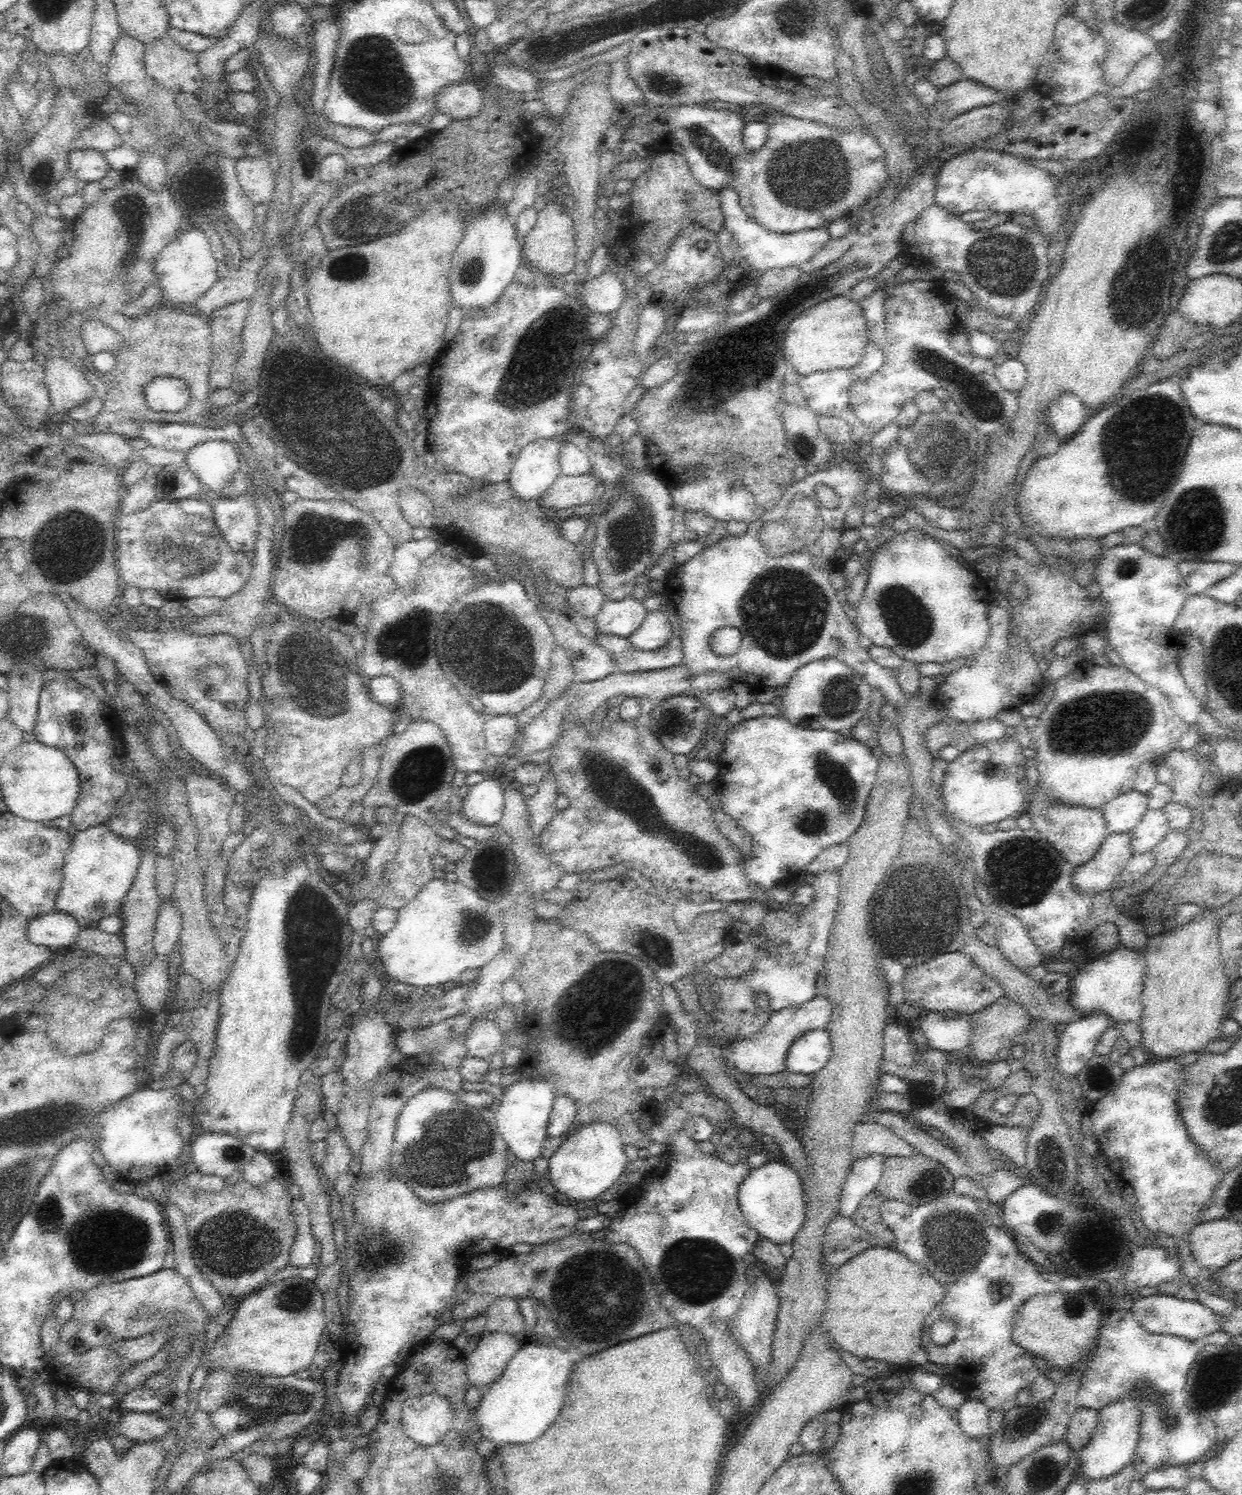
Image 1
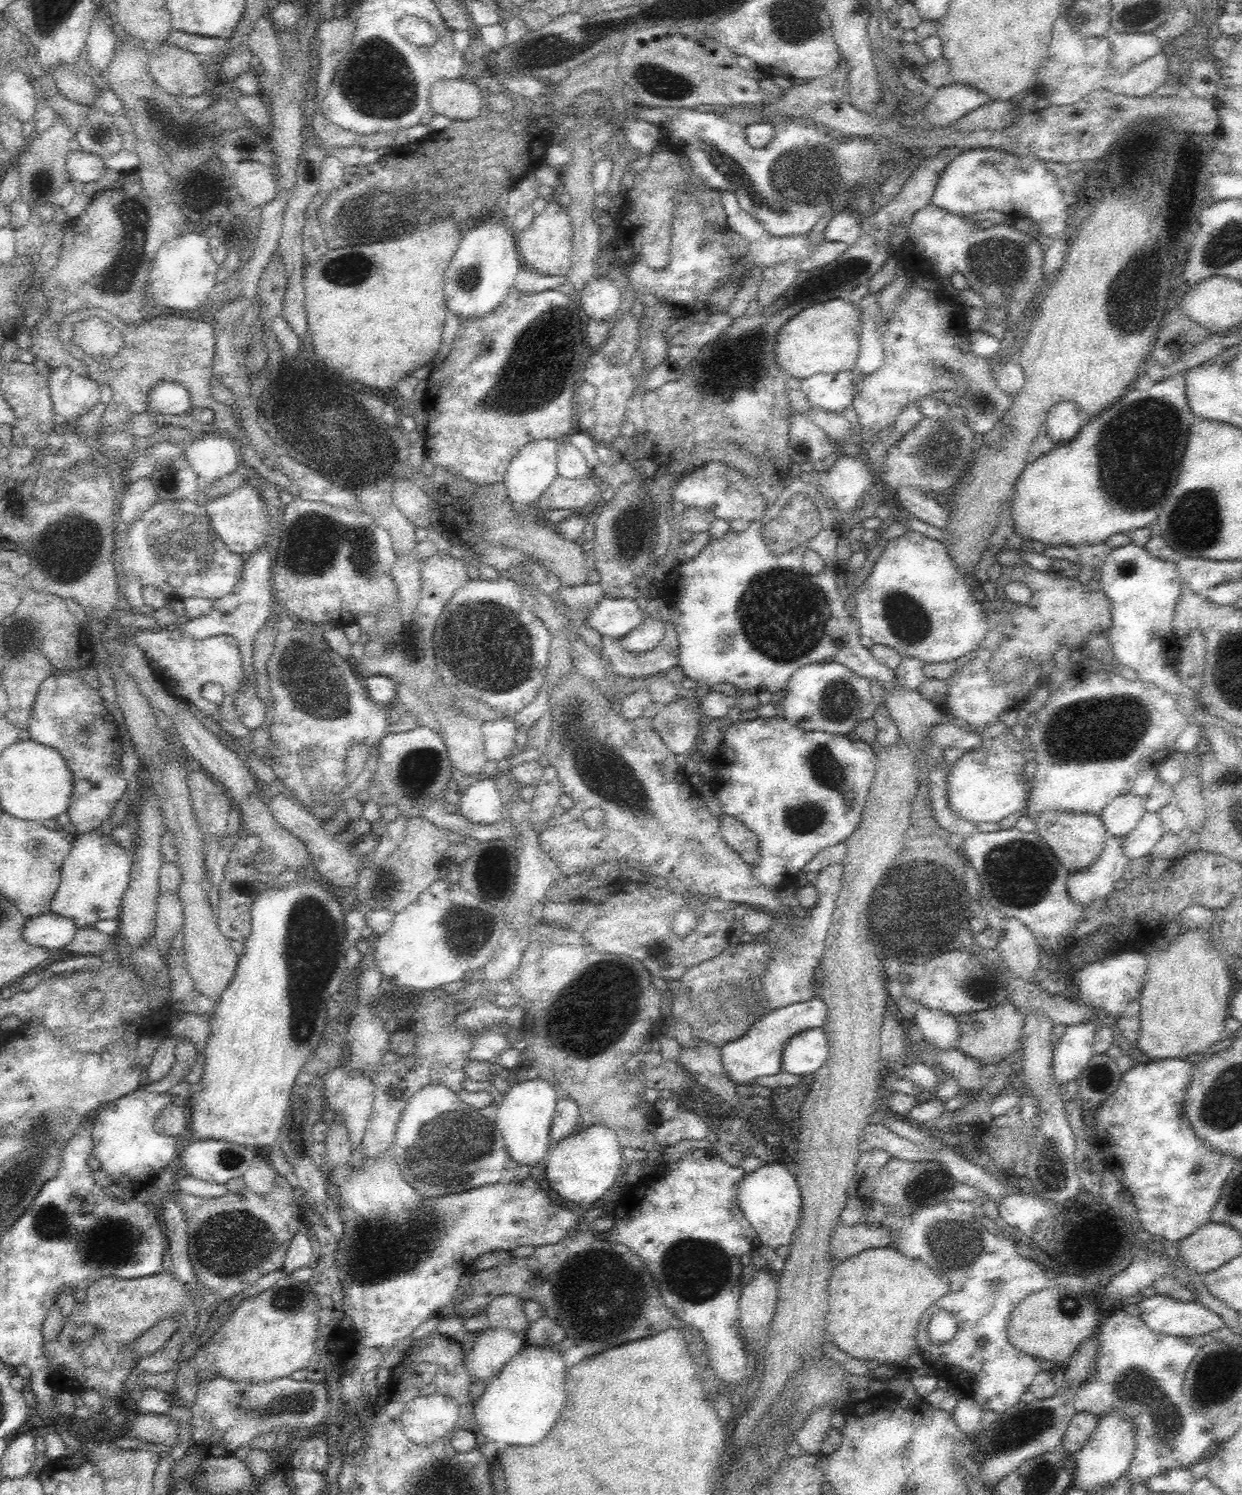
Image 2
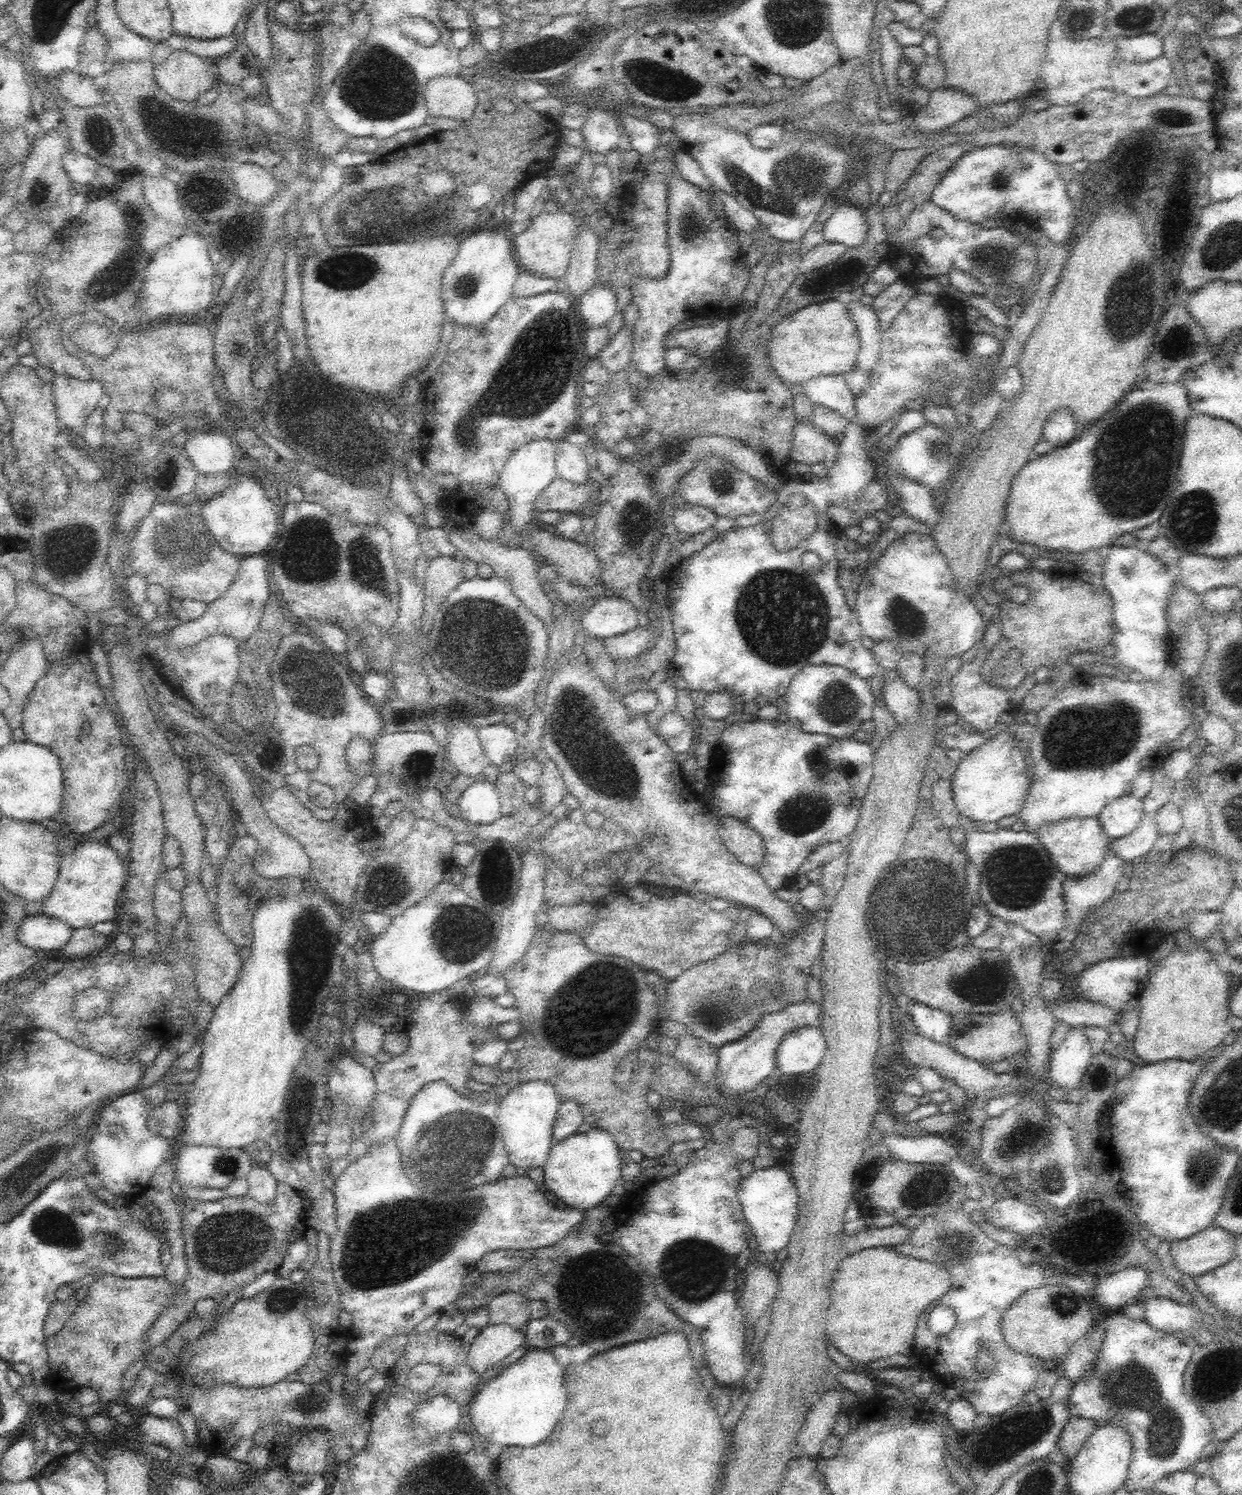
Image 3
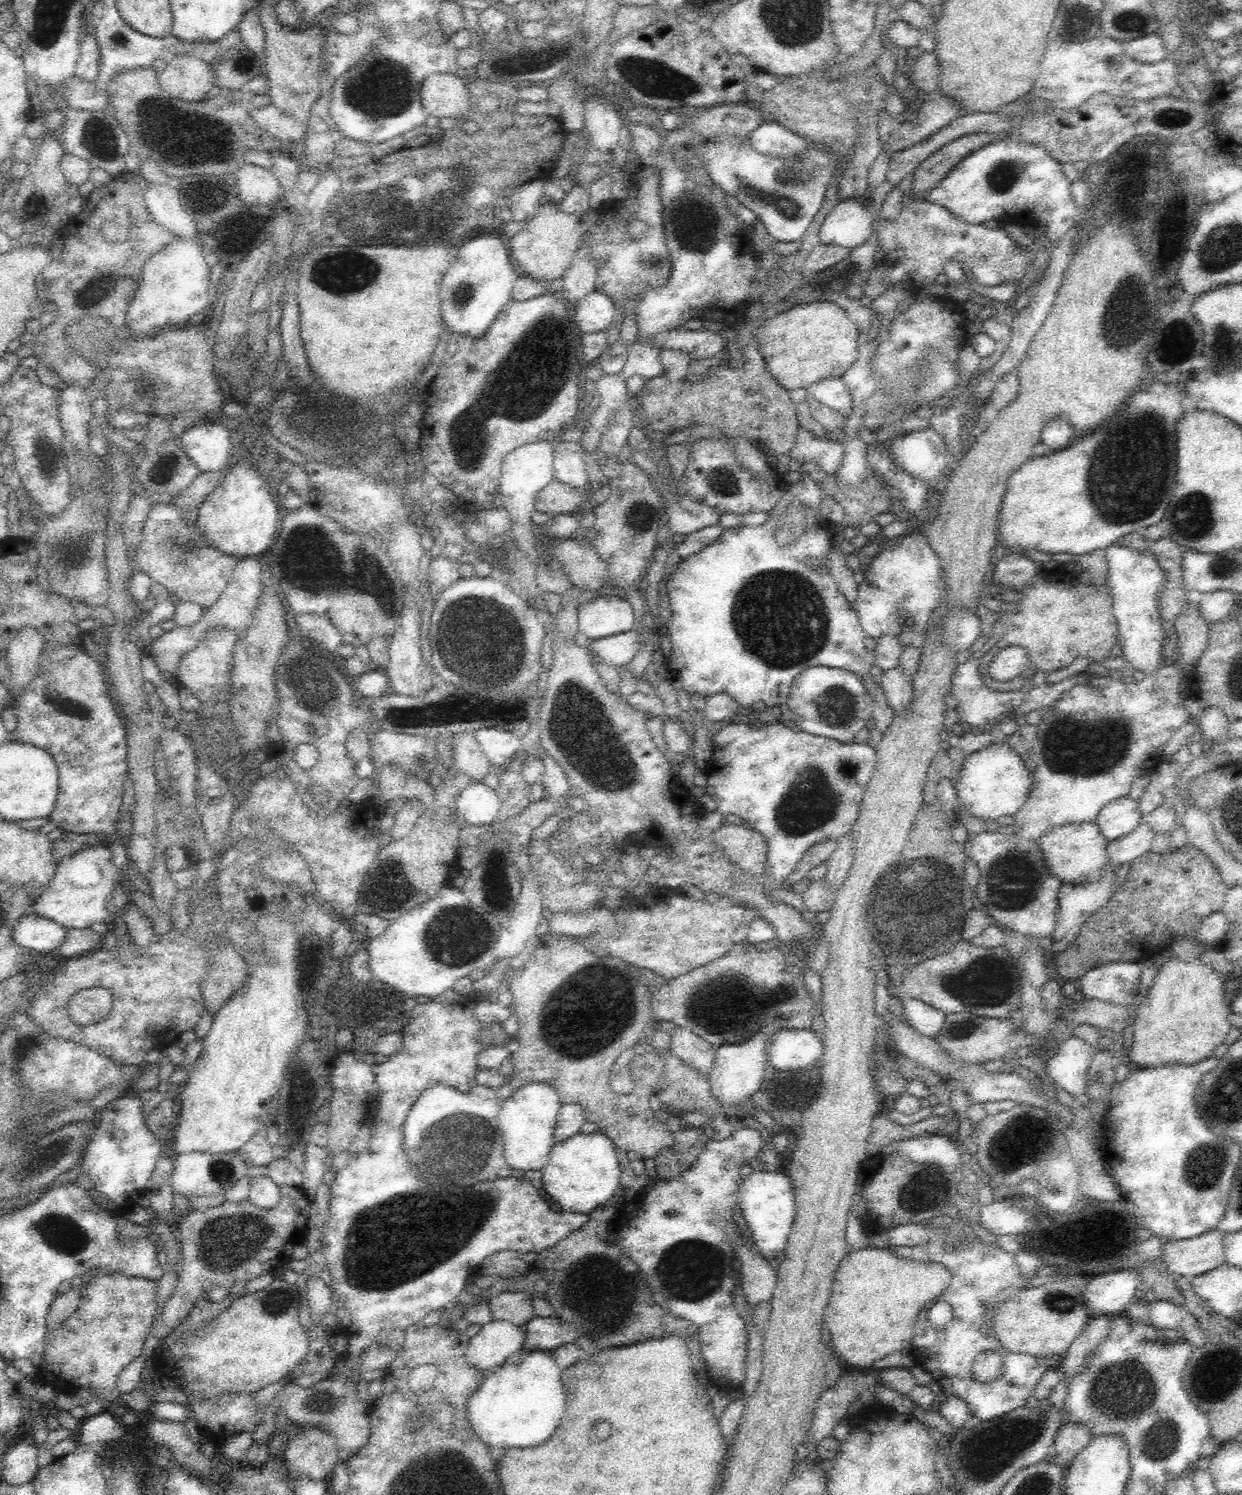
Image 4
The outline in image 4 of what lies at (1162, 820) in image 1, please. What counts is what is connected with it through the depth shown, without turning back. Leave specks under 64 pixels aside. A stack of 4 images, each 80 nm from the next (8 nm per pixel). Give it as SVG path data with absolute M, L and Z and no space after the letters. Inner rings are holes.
M1141 823L1130 834L1107 842L1107 855L1110 862L1117 868L1128 864L1151 850L1155 832L1152 827Z

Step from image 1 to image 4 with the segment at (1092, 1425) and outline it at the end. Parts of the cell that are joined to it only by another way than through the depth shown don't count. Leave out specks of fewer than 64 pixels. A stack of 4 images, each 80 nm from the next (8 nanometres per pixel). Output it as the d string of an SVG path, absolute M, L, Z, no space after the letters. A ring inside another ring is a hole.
M1064 1422L1058 1429L1052 1452L1056 1453L1054 1464L1058 1464L1064 1469L1072 1464L1078 1455L1092 1440L1091 1430L1083 1424L1077 1422Z

